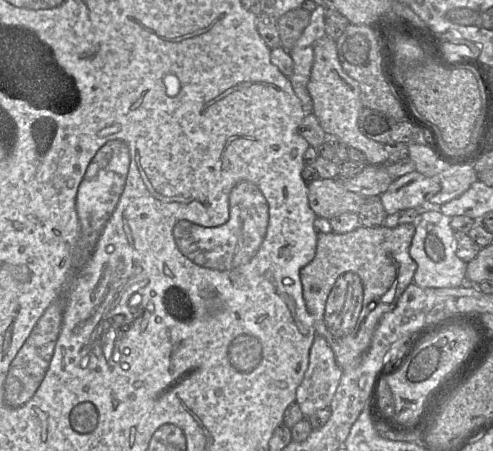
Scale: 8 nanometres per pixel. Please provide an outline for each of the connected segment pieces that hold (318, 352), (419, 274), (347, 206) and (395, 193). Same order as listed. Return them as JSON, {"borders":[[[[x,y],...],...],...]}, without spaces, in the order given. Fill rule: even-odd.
{"borders":[[[[316,334],[310,348],[308,368],[296,389],[296,403],[304,418],[330,407],[342,374],[332,348],[325,338]]],[[[425,210],[416,224],[410,255],[417,264],[413,282],[422,288],[455,288],[466,283],[467,264],[456,254],[454,230],[450,225],[451,217],[440,210]]],[[[318,179],[308,185],[309,205],[314,213],[331,219],[345,212],[357,213],[366,197],[347,190],[338,179]]],[[[417,170],[402,175],[380,195],[387,215],[428,204],[441,189],[439,175],[427,177]]]]}

